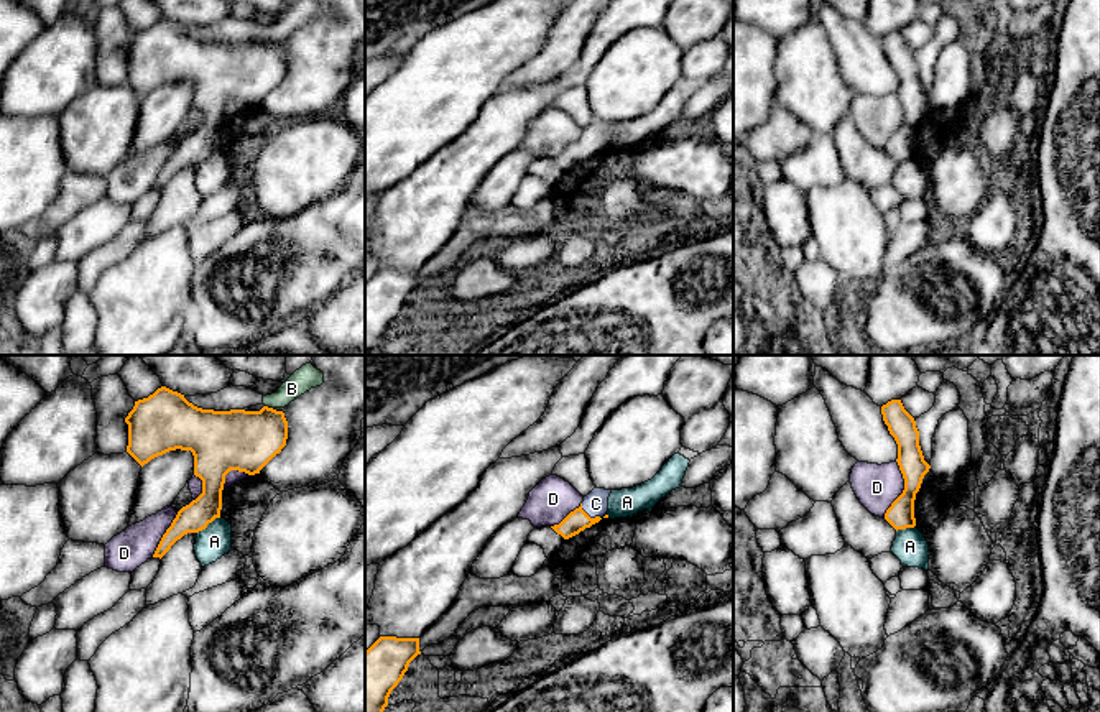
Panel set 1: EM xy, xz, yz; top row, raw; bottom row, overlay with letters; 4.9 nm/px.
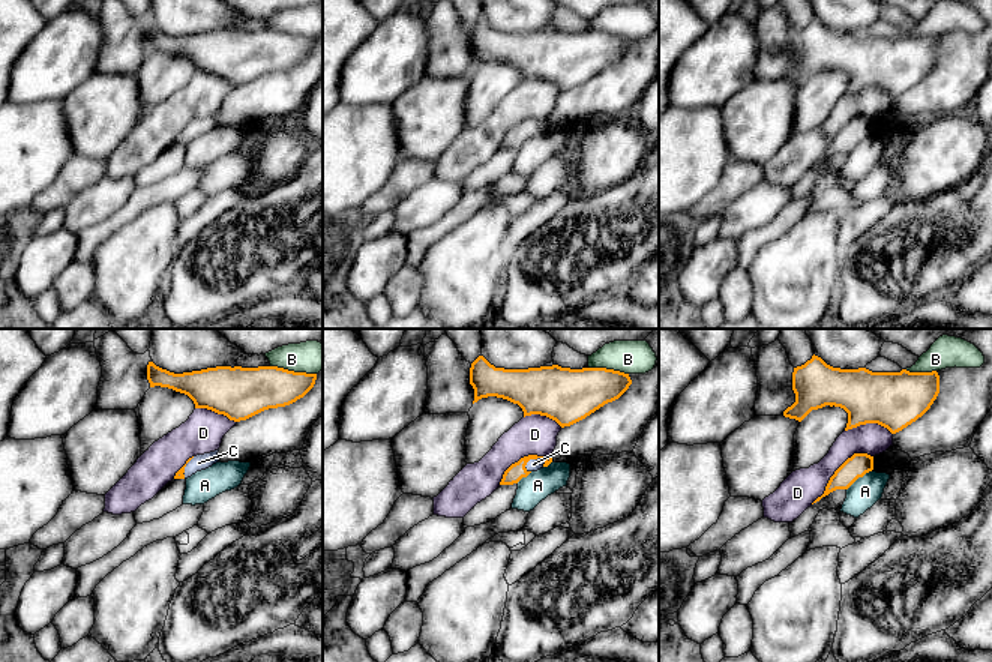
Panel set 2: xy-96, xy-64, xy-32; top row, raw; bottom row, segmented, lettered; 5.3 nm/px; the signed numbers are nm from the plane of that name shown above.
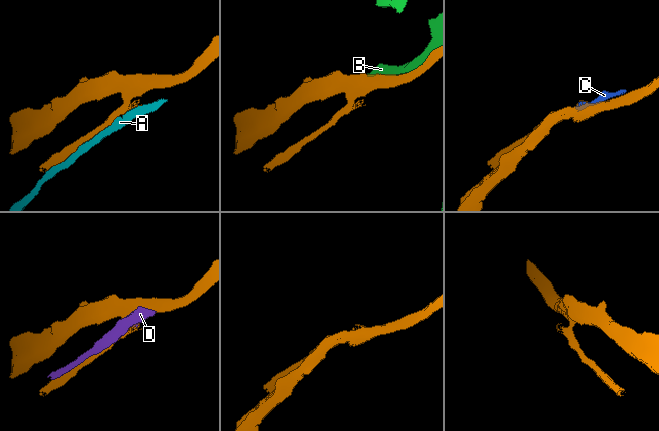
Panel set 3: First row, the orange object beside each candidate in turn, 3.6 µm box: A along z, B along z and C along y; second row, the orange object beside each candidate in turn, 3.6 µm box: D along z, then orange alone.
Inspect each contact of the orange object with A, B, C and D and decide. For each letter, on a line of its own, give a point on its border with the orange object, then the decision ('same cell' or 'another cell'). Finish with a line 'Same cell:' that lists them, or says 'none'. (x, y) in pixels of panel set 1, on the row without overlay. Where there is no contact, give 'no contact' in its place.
A: contact xy (207, 155); another cell
B: contact xy (267, 38); another cell
C: contact xz (592, 150); another cell
D: contact yz (905, 120); another cell
Same cell: none

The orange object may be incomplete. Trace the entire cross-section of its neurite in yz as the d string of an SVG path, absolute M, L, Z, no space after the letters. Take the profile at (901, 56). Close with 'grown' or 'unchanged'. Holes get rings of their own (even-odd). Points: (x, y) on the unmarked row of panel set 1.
M901 31L881 38L883 53L898 76L898 97L904 110L903 125L891 135L885 151L898 163L916 158L914 132L931 97L924 92L919 77L919 62L914 49L904 41Z; unchanged

